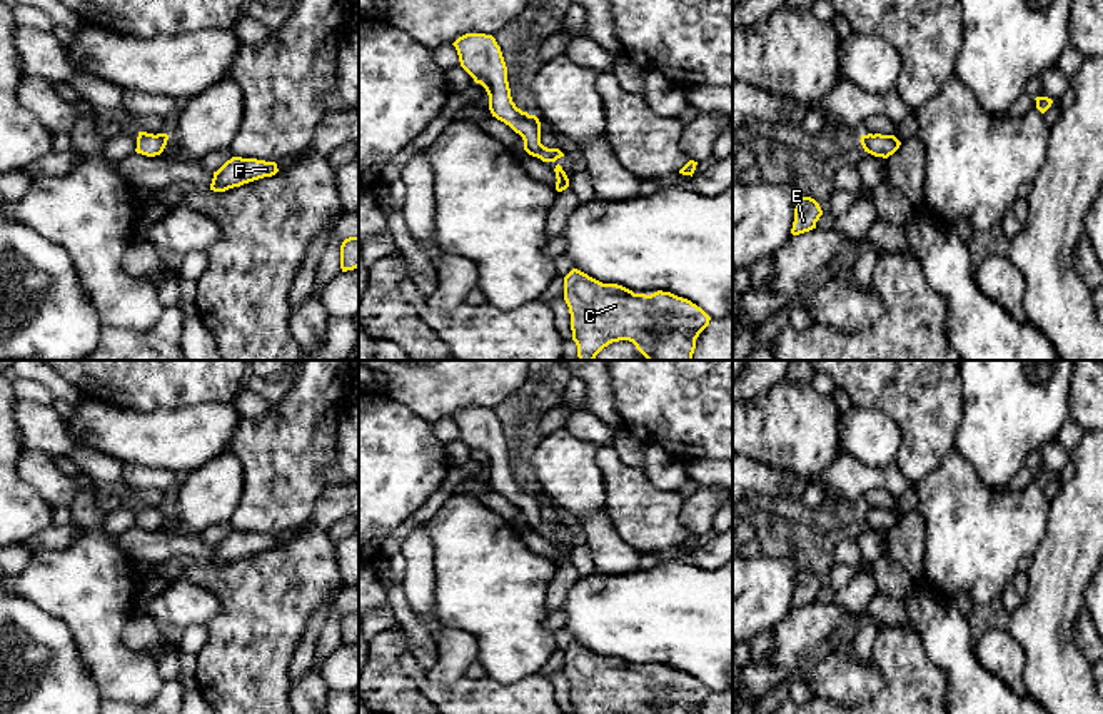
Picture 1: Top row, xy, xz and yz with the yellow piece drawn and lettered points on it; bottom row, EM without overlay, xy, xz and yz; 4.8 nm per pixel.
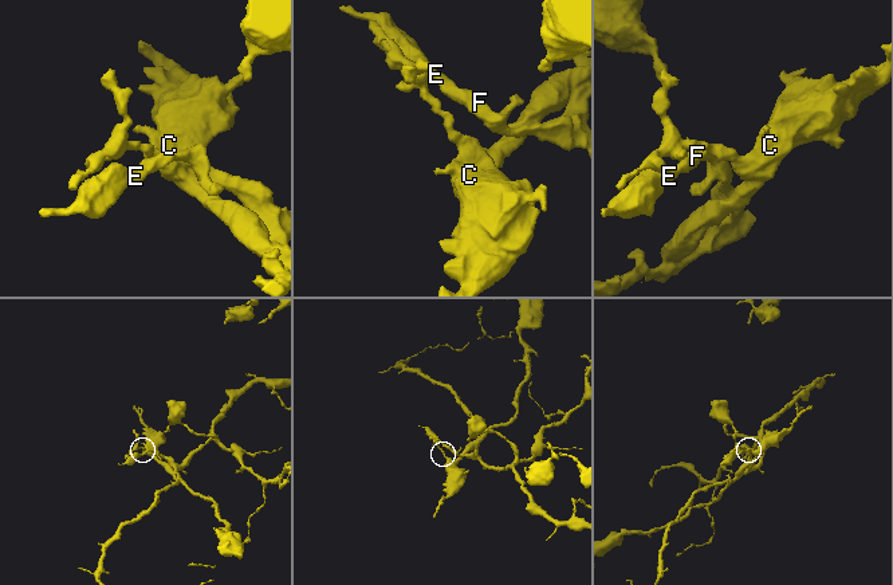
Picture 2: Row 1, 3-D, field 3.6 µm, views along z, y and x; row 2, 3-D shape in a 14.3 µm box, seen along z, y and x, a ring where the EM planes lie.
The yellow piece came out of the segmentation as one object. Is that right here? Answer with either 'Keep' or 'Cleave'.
Cleave

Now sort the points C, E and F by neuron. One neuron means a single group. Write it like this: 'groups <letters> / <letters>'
groups C / E F

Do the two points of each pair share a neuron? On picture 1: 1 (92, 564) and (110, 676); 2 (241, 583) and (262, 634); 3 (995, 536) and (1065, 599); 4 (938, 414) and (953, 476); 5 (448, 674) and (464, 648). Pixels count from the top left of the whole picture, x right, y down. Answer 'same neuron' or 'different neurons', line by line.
1: same neuron
2: same neuron
3: different neurons
4: different neurons
5: same neuron

